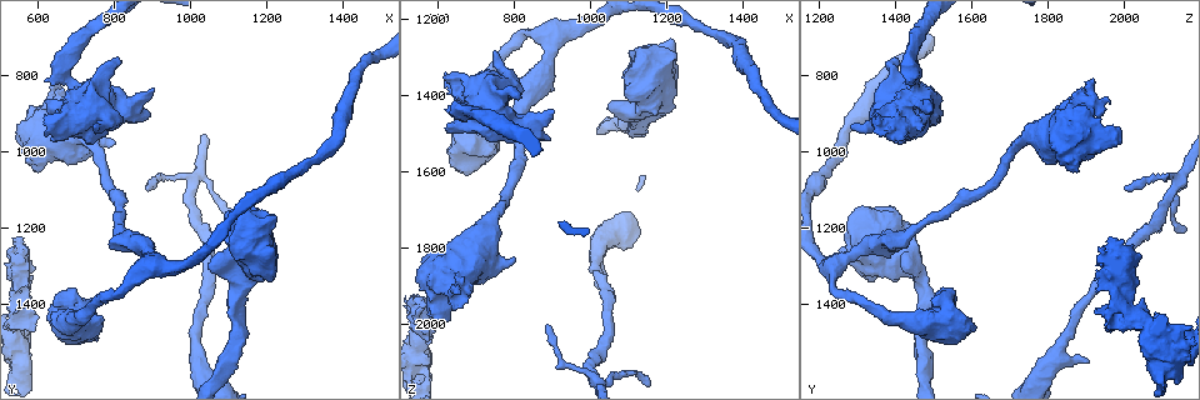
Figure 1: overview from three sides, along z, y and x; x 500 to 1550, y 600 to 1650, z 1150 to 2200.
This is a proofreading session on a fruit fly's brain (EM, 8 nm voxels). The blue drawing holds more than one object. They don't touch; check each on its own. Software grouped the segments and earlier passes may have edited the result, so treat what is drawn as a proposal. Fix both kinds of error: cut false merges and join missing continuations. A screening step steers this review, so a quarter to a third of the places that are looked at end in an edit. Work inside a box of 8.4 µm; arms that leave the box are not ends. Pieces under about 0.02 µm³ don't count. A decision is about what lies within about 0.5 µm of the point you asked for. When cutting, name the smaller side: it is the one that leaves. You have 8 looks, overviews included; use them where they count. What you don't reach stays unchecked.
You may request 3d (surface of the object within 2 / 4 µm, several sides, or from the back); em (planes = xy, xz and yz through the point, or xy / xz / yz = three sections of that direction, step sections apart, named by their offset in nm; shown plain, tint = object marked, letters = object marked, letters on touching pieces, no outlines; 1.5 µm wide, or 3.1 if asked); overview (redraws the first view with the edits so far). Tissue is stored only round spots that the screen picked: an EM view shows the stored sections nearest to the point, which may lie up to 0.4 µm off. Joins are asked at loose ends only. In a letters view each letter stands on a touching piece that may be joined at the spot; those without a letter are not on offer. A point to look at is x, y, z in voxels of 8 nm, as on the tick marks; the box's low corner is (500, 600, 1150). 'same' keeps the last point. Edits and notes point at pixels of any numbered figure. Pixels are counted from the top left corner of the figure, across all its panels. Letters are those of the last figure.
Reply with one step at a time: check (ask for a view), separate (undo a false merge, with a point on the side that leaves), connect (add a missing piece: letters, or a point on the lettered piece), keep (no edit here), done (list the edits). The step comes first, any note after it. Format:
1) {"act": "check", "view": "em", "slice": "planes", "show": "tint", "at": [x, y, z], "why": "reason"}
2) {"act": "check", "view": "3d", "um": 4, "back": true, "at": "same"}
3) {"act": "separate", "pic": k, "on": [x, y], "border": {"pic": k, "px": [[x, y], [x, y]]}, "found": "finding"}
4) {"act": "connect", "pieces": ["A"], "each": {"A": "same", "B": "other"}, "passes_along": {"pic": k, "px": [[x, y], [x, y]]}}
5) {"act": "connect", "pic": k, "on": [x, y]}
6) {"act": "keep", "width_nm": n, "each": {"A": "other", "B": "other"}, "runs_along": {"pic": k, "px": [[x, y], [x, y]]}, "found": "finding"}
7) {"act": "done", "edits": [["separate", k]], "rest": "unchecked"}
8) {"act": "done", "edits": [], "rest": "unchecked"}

{"act": "check", "view": "3d", "um": 4, "at": [665, 1460, 1605], "why": "stops while still wide"}

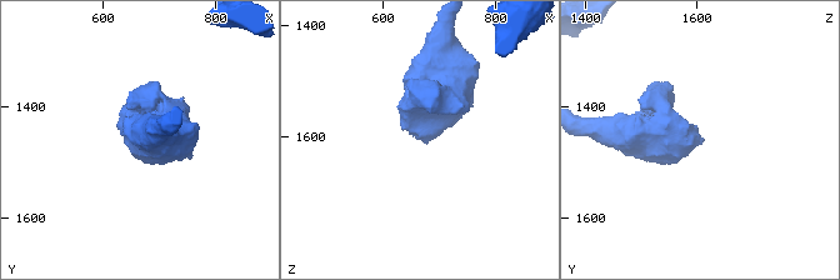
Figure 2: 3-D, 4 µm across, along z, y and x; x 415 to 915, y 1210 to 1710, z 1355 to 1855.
{"act": "check", "view": "em", "um": 3.1, "slice": "planes", "show": "letters", "at": [675, 1470, 1605]}

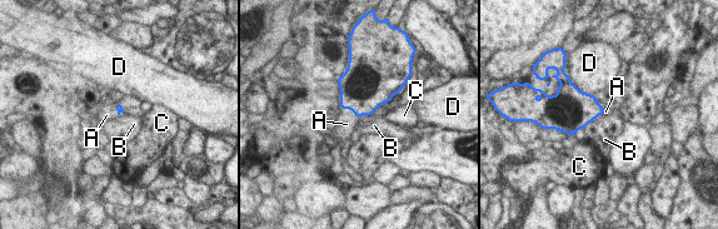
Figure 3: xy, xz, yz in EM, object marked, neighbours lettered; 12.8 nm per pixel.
{"act": "connect", "pieces": ["A"], "each": {"A": "same", "B": "other", "C": "other", "D": "other"}, "passes_along": {"pic": 3, "px": [[119, 108], [118, 113], [106, 115]]}, "found": "it goes on there"}

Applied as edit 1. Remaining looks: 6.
{"act": "check", "view": "3d", "um": 2, "at": [590, 1455, 1955], "why": "free end"}

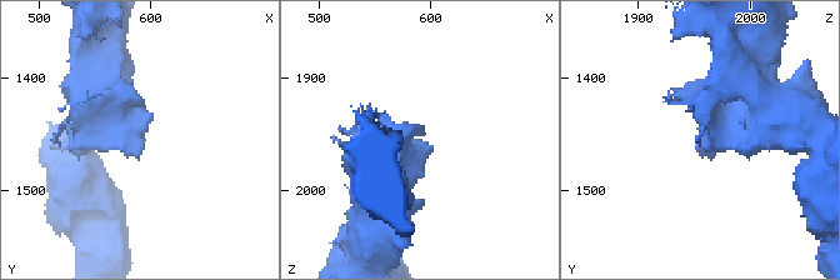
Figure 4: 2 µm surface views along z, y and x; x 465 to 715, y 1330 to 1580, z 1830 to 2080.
{"act": "check", "view": "em", "slice": "planes", "show": "plain", "at": [592, 1464, 1956]}

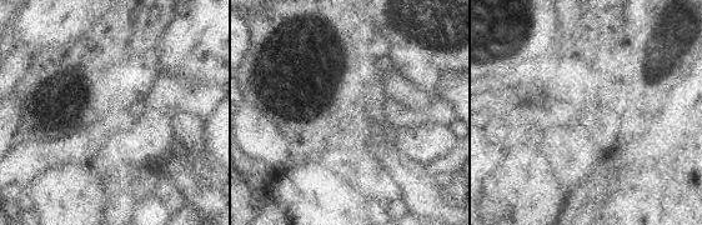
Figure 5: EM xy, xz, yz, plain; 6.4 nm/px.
{"act": "check", "view": "em", "slice": "planes", "show": "letters", "at": "same", "why": "what lies round it"}

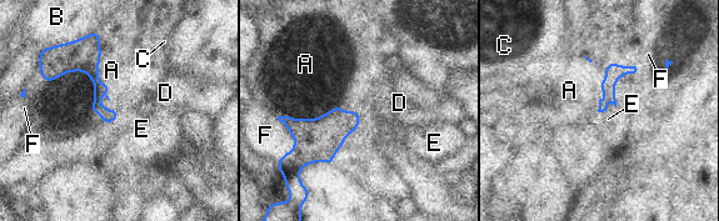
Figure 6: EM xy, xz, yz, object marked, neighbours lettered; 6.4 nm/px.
{"act": "keep", "longest_contact_nm": ["A", 380], "each": {"A": "other", "B": "other", "C": "other", "D": "other", "E": "other", "F": "other"}, "found": "none of them fits"}

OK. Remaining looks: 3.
{"act": "check", "view": "3d", "um": 4, "at": [1210, 1340, 1320]}

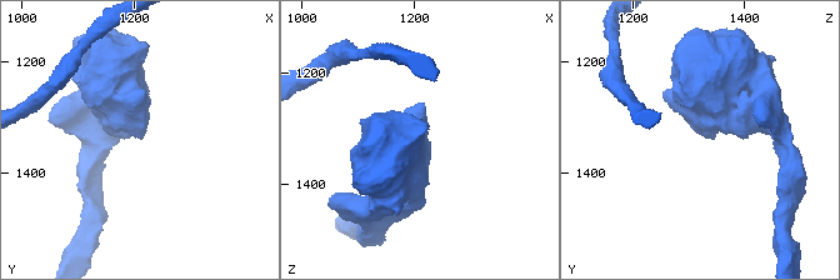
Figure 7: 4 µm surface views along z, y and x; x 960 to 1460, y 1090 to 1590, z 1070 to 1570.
{"act": "check", "view": "em", "slice": "planes", "show": "letters", "at": [1210, 1335, 1330]}

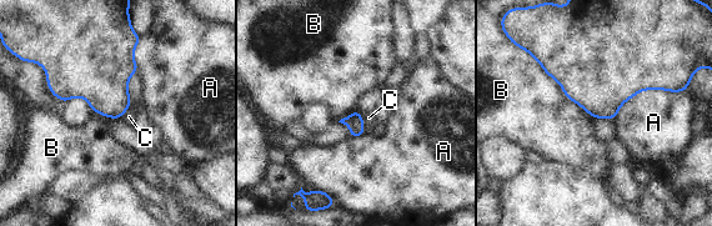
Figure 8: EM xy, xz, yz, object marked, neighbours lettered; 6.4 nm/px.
{"act": "keep", "each": {"A": "other", "B": "other", "C": "other"}, "border": {"pic": 8, "px": [[534, 56], [562, 93], [595, 119]]}, "found": "none of them fits"}

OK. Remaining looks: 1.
{"act": "done", "edits": [["connect", 3]], "rest": "unchecked"}

